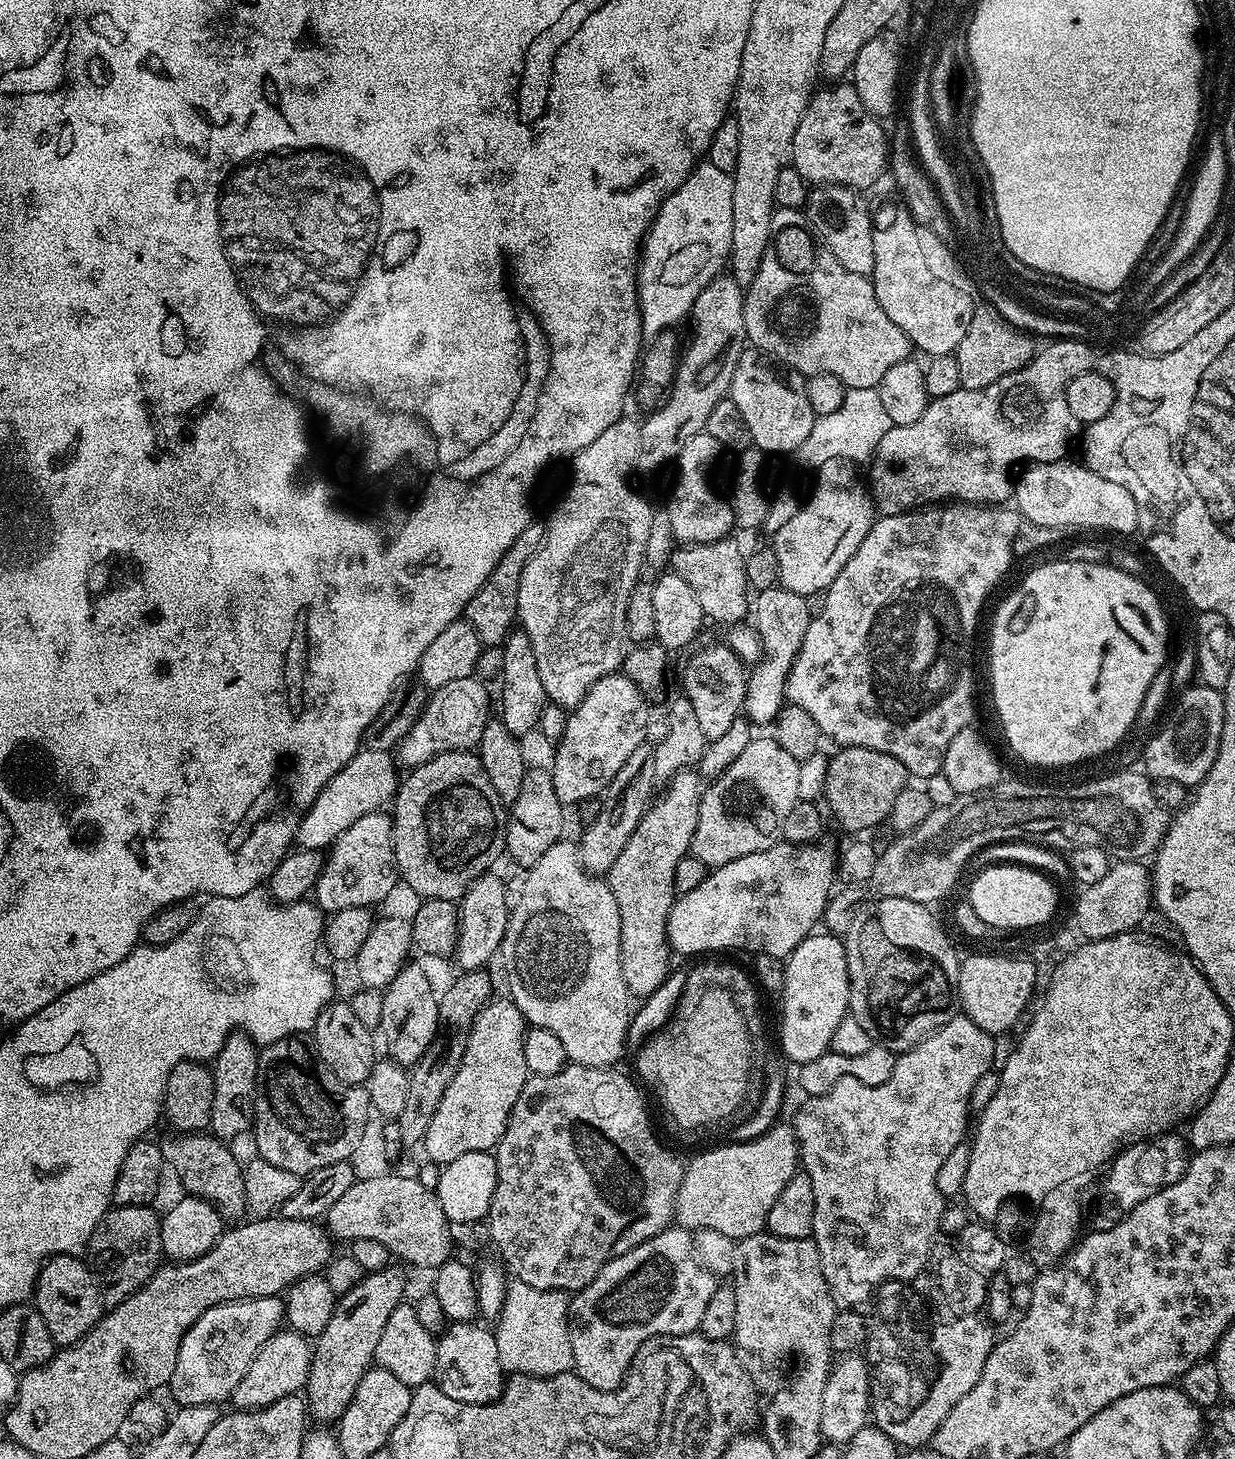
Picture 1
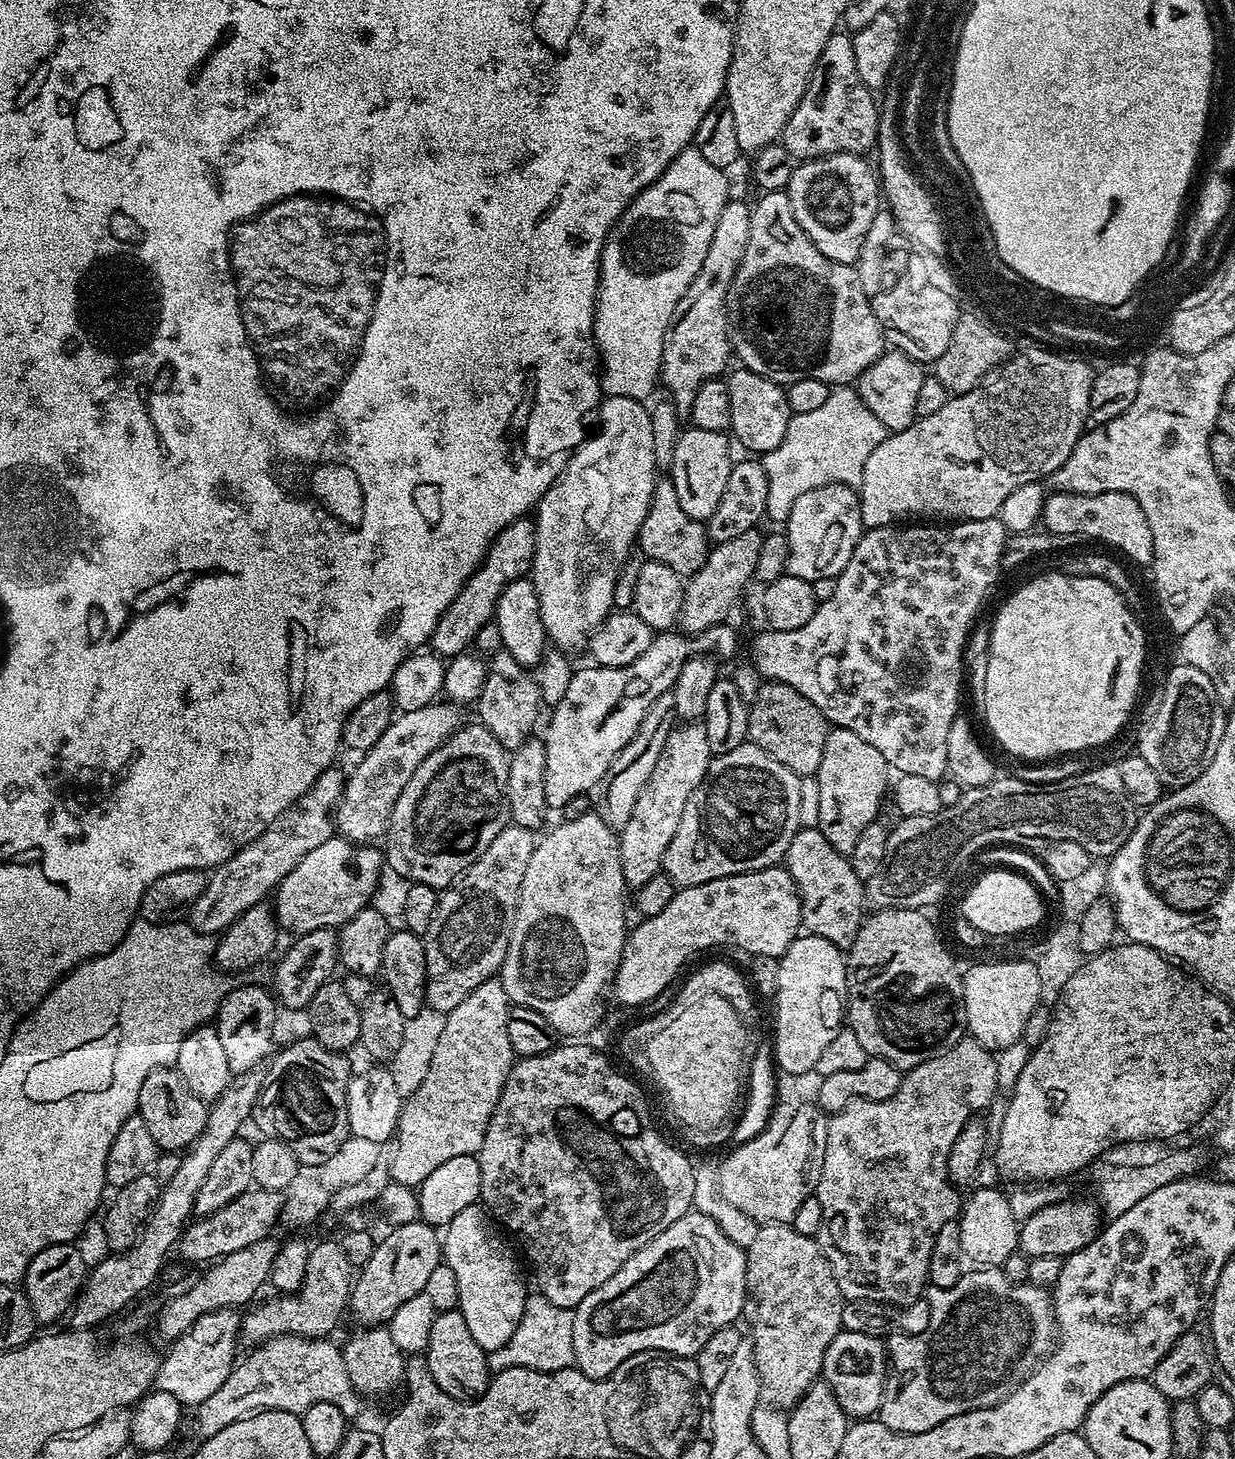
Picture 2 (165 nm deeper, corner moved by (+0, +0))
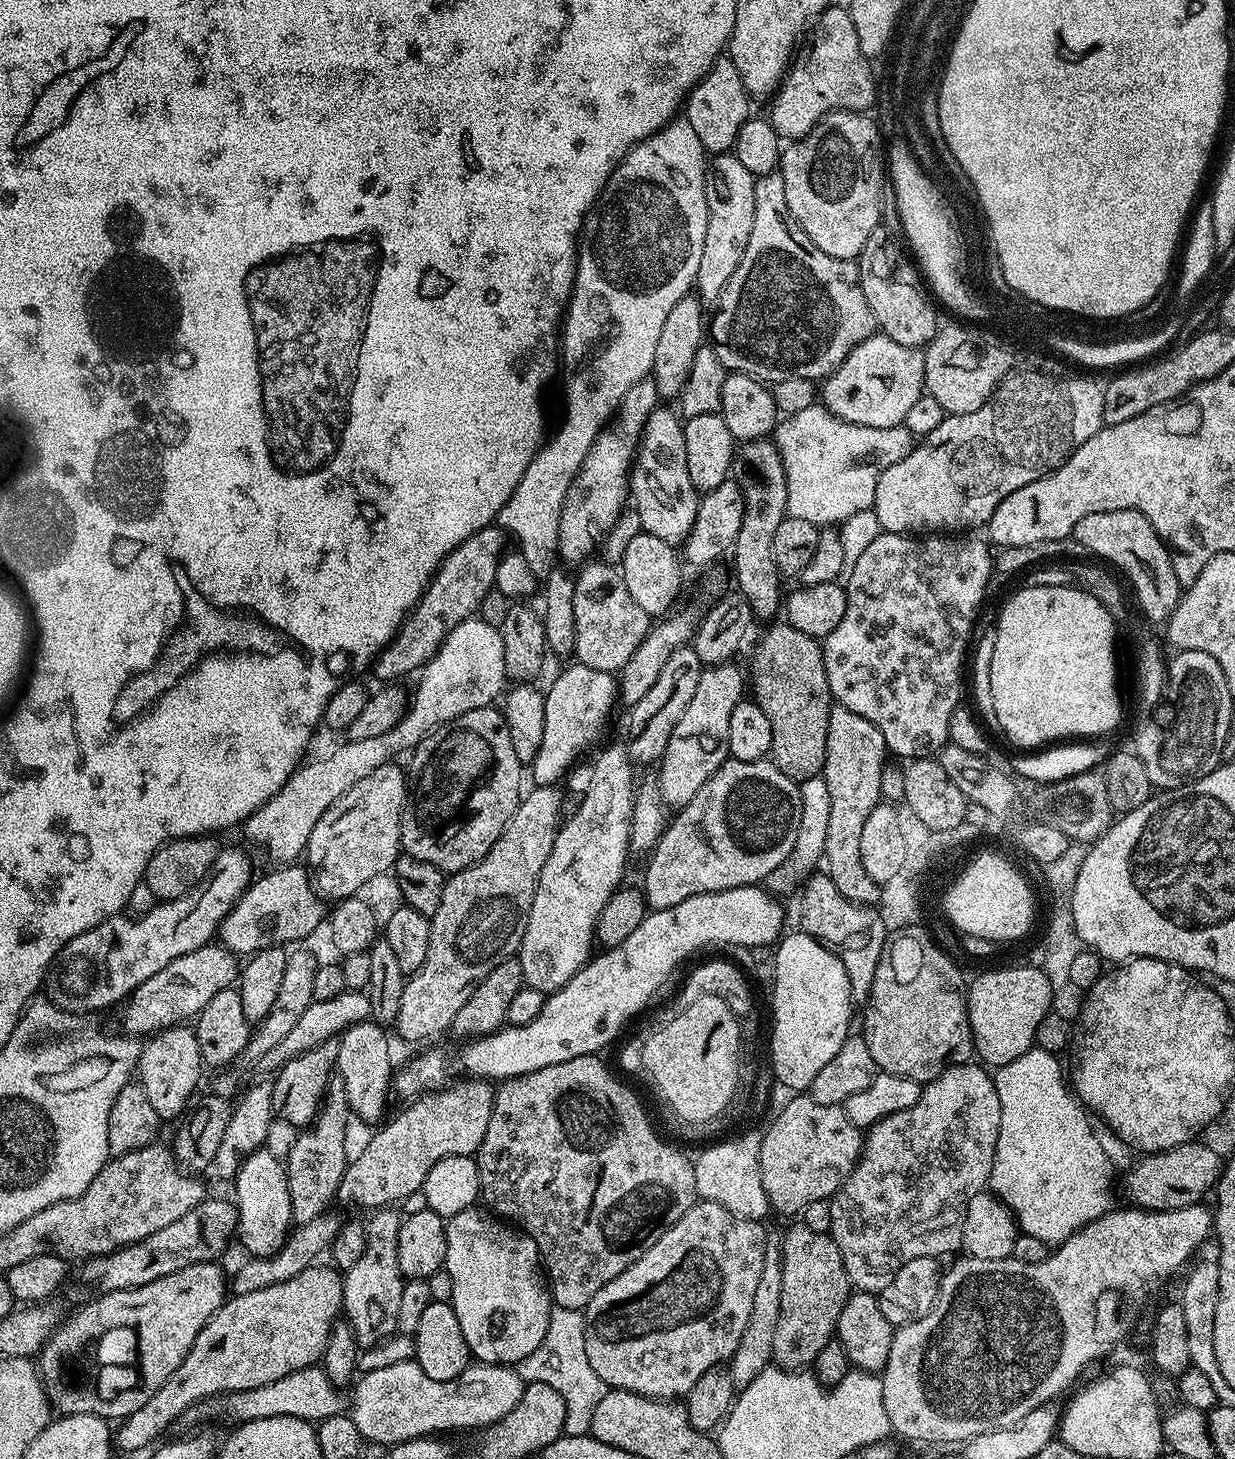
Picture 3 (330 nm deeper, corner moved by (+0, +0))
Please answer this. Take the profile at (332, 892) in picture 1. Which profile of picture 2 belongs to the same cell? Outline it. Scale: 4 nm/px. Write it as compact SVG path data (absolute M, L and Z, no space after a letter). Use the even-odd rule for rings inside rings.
M339 834L333 836L322 846L317 846L282 878L282 882L276 888L274 893L274 911L276 913L276 923L281 929L284 928L291 934L309 932L310 930L322 930L323 928L339 929L358 910L369 907L373 903L373 896L376 888L379 886L380 874L386 867L386 857L379 847L373 846L368 842L357 842L347 840L346 837Z

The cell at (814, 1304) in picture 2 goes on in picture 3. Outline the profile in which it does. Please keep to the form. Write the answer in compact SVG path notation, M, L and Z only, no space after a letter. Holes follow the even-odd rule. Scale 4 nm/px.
M796 1222L796 1225L782 1236L780 1253L782 1254L782 1294L778 1330L774 1330L772 1359L779 1367L800 1370L811 1365L818 1358L818 1354L822 1354L822 1346L833 1340L839 1315L850 1295L850 1285L846 1266L842 1262L842 1254L827 1232L815 1232L807 1228L803 1222Z

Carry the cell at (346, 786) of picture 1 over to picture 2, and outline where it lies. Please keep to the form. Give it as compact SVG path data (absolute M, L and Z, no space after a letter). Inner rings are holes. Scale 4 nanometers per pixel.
M339 767L327 768L310 786L302 798L298 798L254 842L250 842L234 858L230 858L225 864L221 864L208 877L206 890L196 901L190 913L192 927L200 932L209 934L223 933L224 929L238 919L246 910L250 910L255 904L263 904L269 899L270 894L275 893L276 888L314 850L322 846L334 834L334 809L340 802L340 796L344 793L345 773L340 773Z

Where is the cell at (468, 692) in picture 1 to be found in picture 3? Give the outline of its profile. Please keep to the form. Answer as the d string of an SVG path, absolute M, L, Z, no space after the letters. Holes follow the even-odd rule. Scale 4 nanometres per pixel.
M386 763L352 786L318 818L310 831L307 867L321 897L355 896L360 886L374 875L389 871L400 859L400 816L408 798L408 784L405 769L403 772L397 764Z

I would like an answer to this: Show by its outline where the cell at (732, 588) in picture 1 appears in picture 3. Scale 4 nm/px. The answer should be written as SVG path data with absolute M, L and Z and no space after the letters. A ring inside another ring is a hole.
M665 406L648 415L636 455L630 465L630 504L638 514L641 529L673 546L683 545L694 526L700 496L686 470L686 438L681 417Z

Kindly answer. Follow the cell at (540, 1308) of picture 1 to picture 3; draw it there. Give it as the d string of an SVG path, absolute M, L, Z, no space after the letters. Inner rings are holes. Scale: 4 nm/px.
M553 1307L550 1324L546 1326L546 1338L542 1338L534 1354L522 1358L519 1364L515 1365L515 1370L529 1384L542 1382L558 1390L558 1394L564 1400L563 1435L586 1436L591 1433L594 1406L602 1402L606 1385L602 1378L598 1378L598 1374L594 1374L590 1358L586 1358L584 1314L581 1309Z

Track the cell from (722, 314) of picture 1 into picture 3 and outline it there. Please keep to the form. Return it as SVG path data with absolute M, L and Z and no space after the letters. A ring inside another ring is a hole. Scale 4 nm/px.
M721 152L707 161L704 169L706 190L706 242L702 242L702 259L698 262L695 291L701 301L715 302L720 291L730 282L730 274L738 266L742 254L746 254L746 242L750 242L750 230L754 230L754 186L756 177L738 162L732 152Z

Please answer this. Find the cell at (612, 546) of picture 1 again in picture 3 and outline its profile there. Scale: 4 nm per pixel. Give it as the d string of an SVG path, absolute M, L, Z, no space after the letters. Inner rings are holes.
M652 378L630 386L620 403L610 427L596 437L596 441L582 462L580 473L564 499L560 515L558 556L561 561L579 565L597 551L598 541L614 526L614 522L625 511L630 500L630 465L636 455L640 435L648 415L661 403L661 397Z

